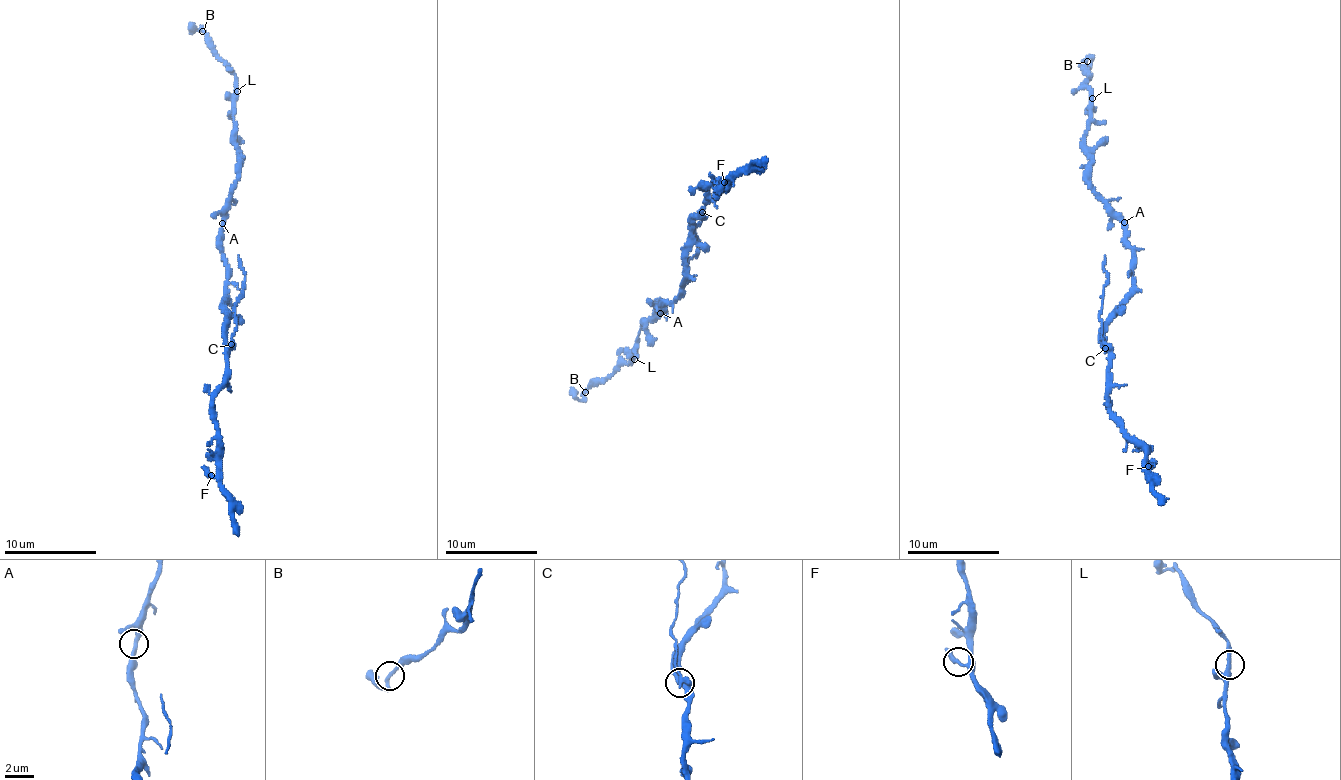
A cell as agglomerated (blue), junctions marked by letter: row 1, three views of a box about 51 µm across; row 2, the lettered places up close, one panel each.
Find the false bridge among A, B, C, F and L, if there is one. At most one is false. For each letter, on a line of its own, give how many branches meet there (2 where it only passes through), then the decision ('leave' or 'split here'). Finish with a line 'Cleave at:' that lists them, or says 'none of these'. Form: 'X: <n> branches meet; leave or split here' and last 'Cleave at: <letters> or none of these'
A: 2 branches meet; leave
B: 2 branches meet; leave
C: 2 branches meet; split here
F: 2 branches meet; leave
L: 2 branches meet; leave
Cleave at: C

